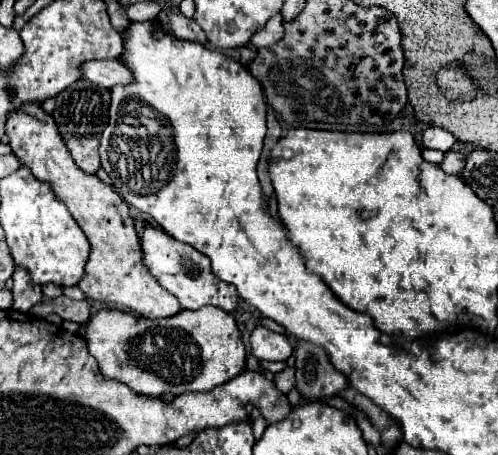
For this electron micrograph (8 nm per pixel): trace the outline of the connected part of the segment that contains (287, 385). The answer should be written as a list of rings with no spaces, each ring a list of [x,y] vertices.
[[[284,368],[282,372],[278,372],[274,376],[274,382],[276,382],[278,390],[280,392],[284,390],[284,394],[286,394],[290,388],[294,388],[294,368]]]

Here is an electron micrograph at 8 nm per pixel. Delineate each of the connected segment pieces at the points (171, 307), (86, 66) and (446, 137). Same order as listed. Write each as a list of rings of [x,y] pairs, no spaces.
[[[28,102],[12,110],[6,120],[6,136],[10,138],[12,152],[18,160],[32,170],[36,180],[50,184],[56,198],[66,204],[90,240],[92,252],[86,264],[86,276],[78,284],[86,298],[114,308],[128,308],[142,318],[176,316],[182,310],[178,300],[160,288],[156,278],[140,260],[140,244],[128,204],[98,176],[88,176],[88,172],[80,172],[80,168],[76,168],[72,156],[68,156],[68,148],[64,148],[64,140],[60,140],[60,134],[56,132],[54,118],[42,108],[42,104]]]
[[[90,60],[80,66],[82,78],[100,84],[102,88],[112,88],[116,84],[128,84],[132,74],[120,60]]]
[[[428,128],[428,130],[422,132],[424,148],[434,148],[434,150],[448,152],[454,142],[456,142],[456,138],[450,132],[442,130],[442,128]]]

